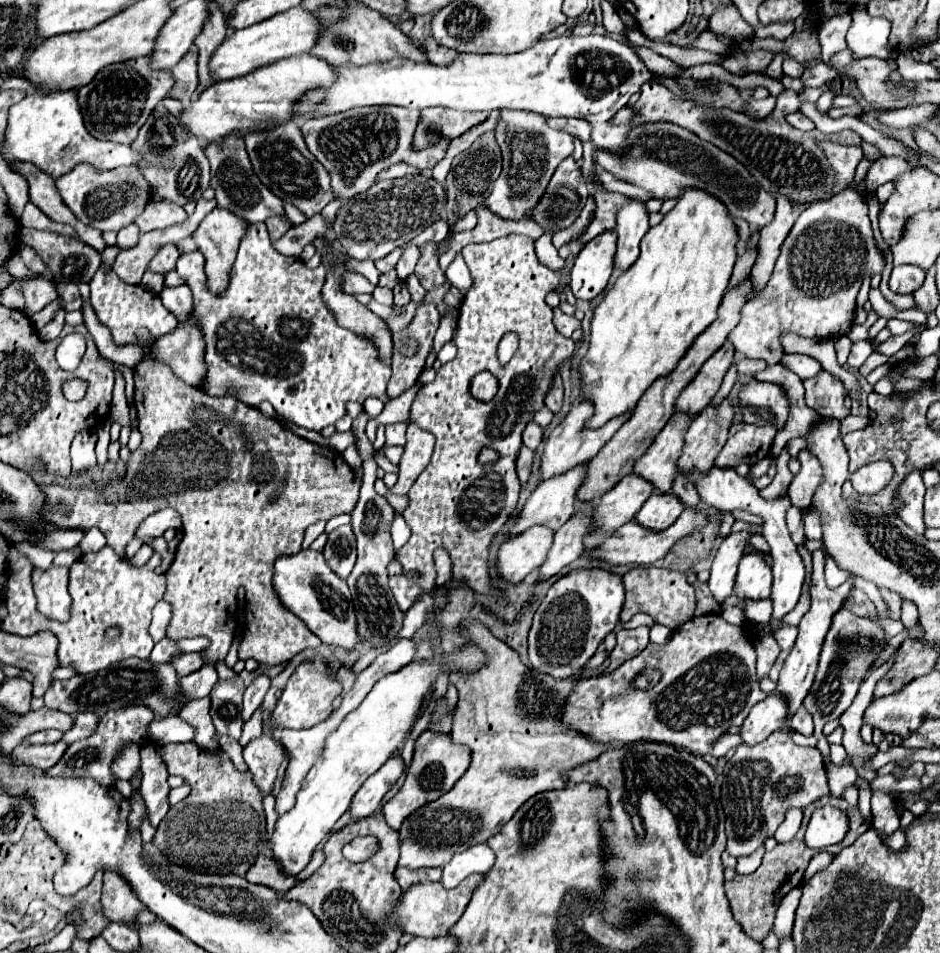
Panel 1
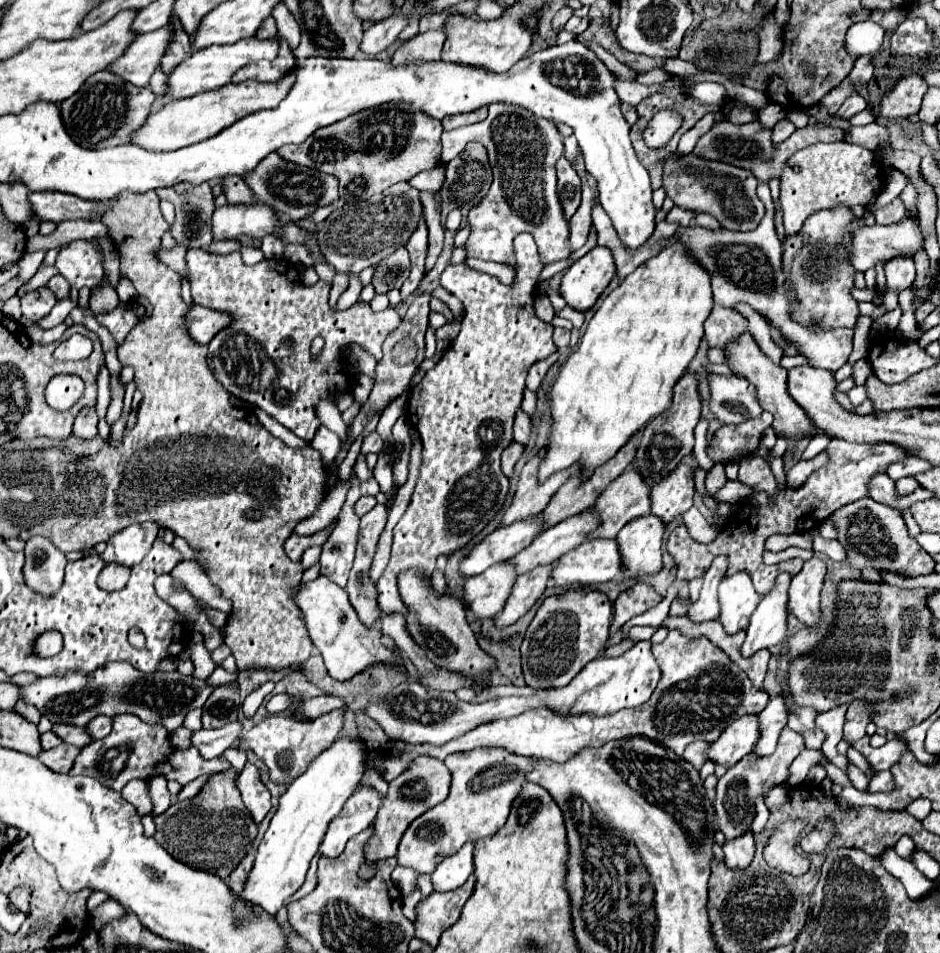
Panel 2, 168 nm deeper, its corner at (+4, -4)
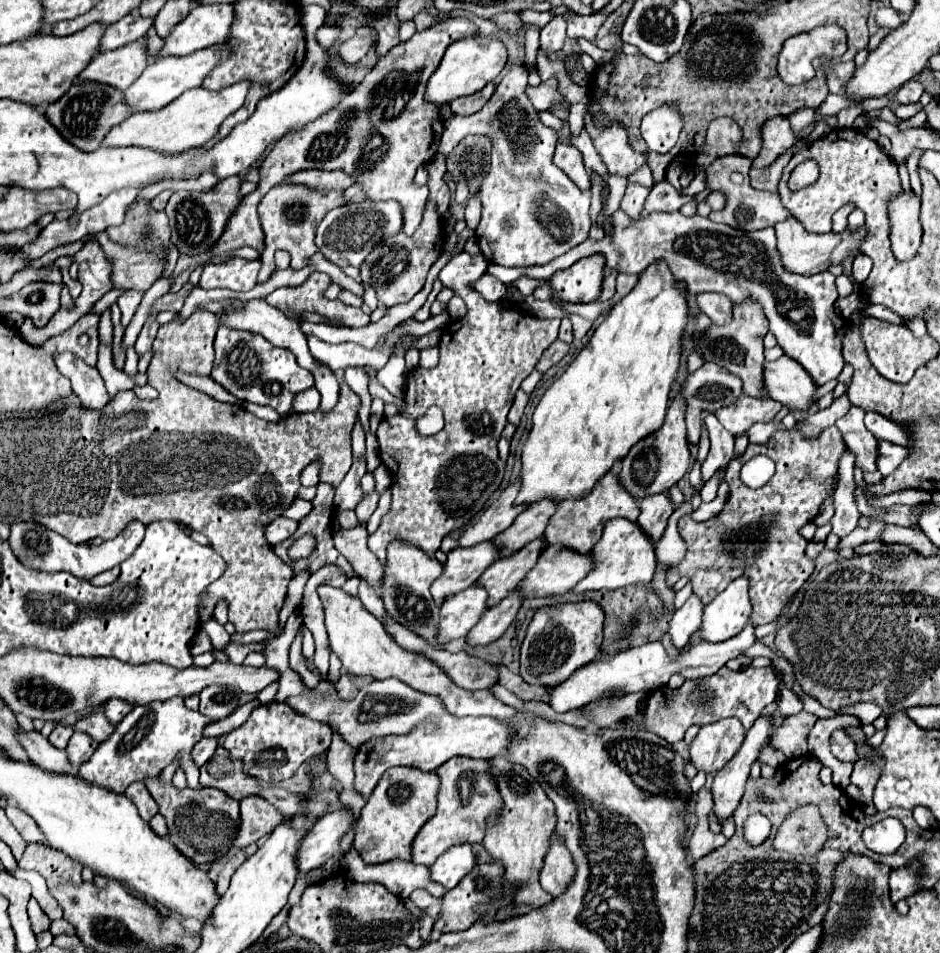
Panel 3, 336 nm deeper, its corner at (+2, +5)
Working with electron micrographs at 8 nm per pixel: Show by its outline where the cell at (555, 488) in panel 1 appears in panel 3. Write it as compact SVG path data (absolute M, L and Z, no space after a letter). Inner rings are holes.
M485 540L485 544L475 544L473 548L453 548L447 554L441 578L431 586L431 594L437 604L471 586L485 572L485 568L497 560L499 552L501 548L497 548L493 540Z

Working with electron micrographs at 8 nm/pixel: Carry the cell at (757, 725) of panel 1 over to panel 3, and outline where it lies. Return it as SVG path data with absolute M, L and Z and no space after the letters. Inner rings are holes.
M725 718L699 730L689 746L689 758L703 772L719 772L741 748L747 736L745 726L737 718Z

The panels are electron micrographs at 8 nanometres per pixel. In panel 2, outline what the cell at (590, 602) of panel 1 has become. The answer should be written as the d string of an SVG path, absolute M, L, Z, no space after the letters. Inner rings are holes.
M565 591L559 597L547 597L531 621L521 643L521 665L525 683L533 689L563 687L571 681L599 651L609 637L613 607L599 591Z

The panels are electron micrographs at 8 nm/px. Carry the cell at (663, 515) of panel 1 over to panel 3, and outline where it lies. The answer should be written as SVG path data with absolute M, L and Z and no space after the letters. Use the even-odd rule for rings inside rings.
M613 518L605 526L605 534L601 540L593 546L593 560L595 570L589 572L575 588L573 592L585 592L585 590L617 590L627 584L649 584L649 580L655 574L657 558L655 558L655 544L641 532L641 526L637 522L625 520L625 518Z

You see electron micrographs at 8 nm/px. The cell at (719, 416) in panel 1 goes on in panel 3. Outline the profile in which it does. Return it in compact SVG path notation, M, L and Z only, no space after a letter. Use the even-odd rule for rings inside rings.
M659 492L659 496L645 496L645 500L641 500L641 514L637 522L653 540L659 540L673 510L675 506L669 492Z

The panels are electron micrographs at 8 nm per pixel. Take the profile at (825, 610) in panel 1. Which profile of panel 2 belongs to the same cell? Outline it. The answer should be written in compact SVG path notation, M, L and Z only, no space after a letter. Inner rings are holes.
M783 695L771 697L771 701L767 703L767 709L763 709L757 715L757 721L759 721L761 735L753 747L753 755L763 757L775 751L775 741L779 739L781 729L787 725L787 705L785 705Z

